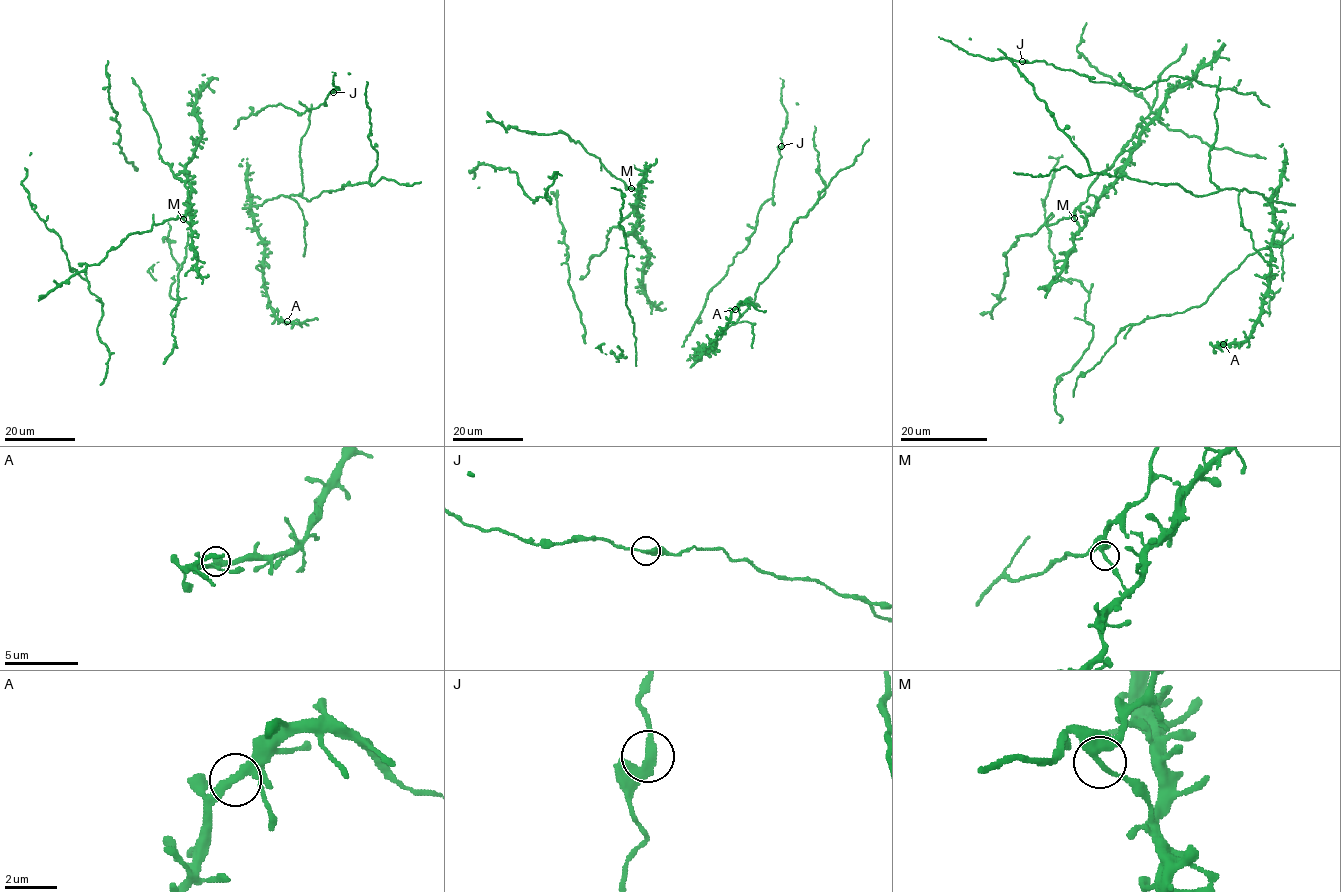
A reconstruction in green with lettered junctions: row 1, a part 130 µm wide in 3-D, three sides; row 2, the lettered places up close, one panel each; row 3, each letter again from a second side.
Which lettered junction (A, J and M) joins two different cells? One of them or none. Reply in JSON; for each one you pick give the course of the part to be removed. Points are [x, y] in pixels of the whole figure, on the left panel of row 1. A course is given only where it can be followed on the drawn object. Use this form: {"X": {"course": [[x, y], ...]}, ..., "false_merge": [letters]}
{"M": {"course": [[183, 219], [179, 215], [153, 224], [149, 230], [133, 232], [98, 264], [88, 265], [39, 296]]}, "false_merge": ["M"]}

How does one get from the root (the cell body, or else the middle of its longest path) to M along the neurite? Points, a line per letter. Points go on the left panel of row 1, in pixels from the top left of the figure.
M: (214, 92), (206, 86), (195, 105), (200, 140), (185, 168), (191, 188), (188, 202), (191, 206), (183, 219)

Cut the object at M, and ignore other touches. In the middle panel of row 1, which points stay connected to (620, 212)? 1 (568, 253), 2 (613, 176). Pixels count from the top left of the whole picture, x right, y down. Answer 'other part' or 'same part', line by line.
1: same part
2: other part

